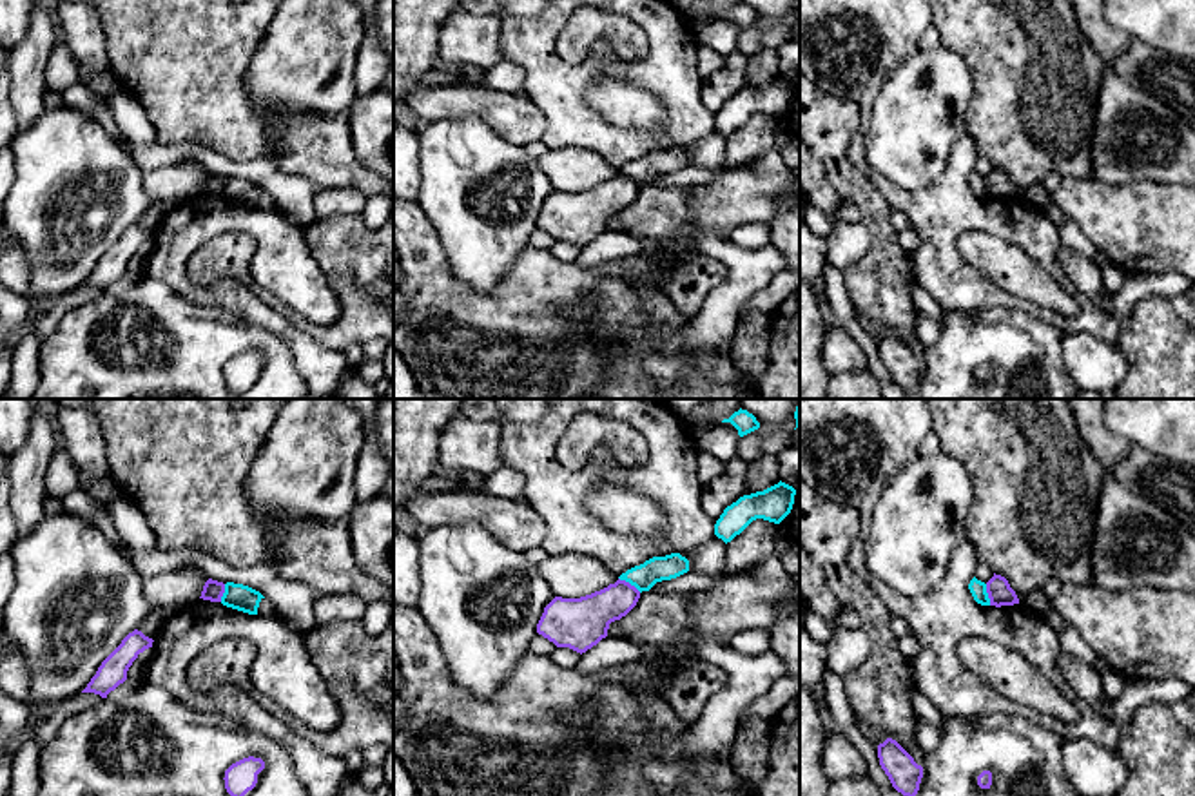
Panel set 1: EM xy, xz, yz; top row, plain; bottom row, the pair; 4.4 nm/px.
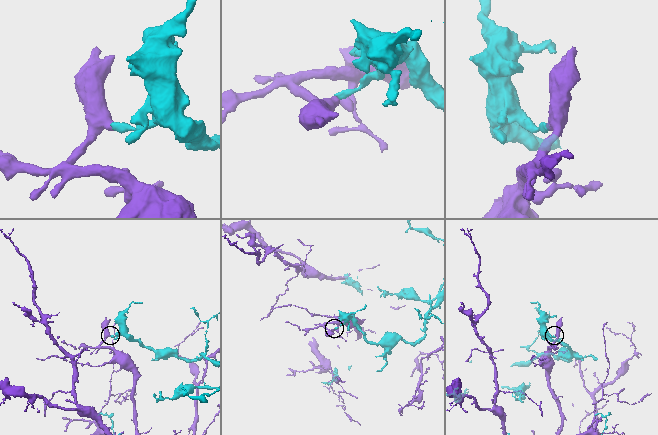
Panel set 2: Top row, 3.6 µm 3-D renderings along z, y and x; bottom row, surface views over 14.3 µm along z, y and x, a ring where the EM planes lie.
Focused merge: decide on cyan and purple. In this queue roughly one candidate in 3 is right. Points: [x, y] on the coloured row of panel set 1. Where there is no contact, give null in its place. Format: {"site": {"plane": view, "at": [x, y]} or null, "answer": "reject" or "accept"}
{"site": {"plane": "xz", "at": [630, 582]}, "answer": "reject"}

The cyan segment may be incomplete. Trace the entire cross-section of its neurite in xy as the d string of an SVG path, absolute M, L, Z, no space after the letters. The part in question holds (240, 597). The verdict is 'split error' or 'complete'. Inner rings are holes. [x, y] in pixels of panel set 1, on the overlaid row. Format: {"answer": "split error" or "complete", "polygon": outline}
{"answer": "complete", "polygon": "M227 582L221 604L248 615L257 615L259 602L265 597L243 584Z"}

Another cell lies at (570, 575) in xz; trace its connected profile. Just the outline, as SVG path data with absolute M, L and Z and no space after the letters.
M573 553L548 557L535 566L535 571L548 582L553 595L562 598L580 598L618 580L600 560Z

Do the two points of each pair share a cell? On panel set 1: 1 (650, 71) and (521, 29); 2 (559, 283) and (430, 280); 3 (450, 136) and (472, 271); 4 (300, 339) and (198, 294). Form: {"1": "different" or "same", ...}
{"1": "same", "2": "same", "3": "same", "4": "same"}

